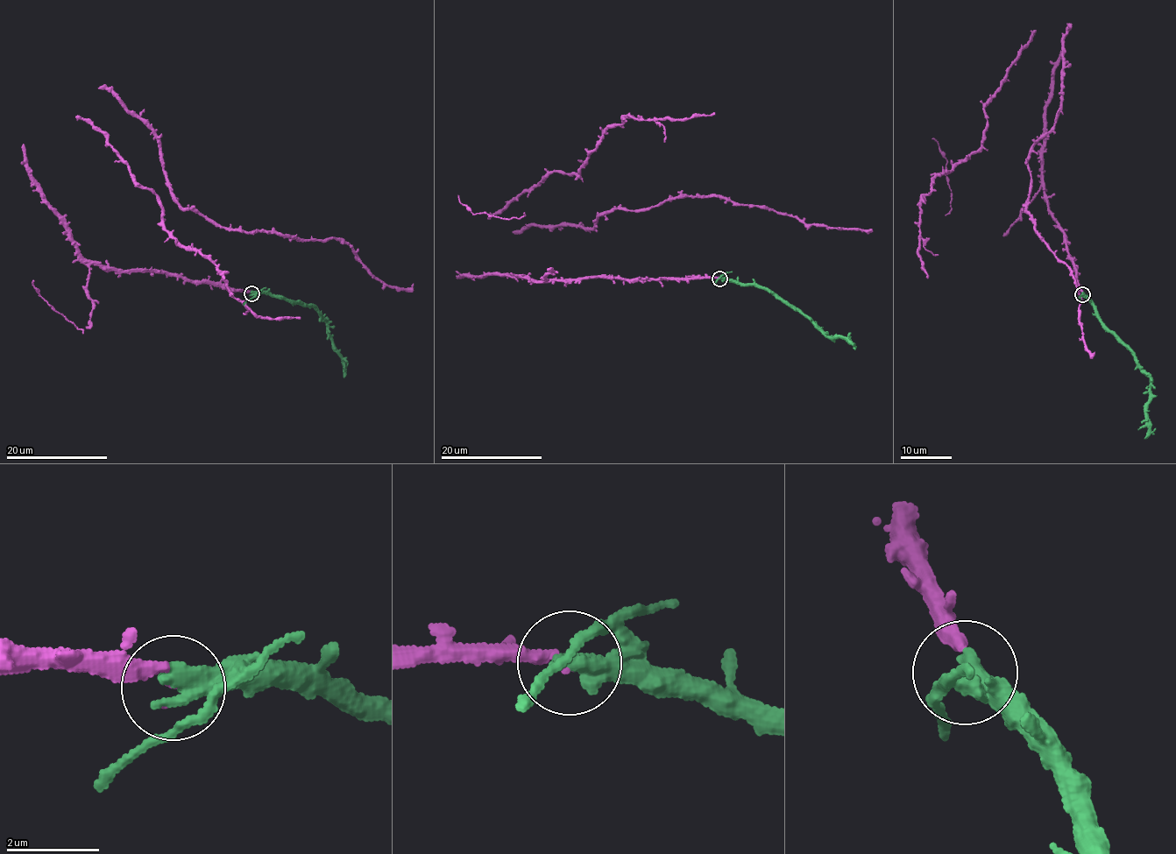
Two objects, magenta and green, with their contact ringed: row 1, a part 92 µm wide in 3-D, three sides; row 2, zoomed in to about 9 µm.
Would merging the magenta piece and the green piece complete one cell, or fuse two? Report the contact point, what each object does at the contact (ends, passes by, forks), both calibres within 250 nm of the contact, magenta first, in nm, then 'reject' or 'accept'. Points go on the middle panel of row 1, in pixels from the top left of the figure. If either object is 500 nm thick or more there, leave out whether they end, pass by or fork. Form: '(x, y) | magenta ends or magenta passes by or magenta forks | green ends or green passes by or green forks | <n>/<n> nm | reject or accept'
(719, 278) | 160/500 nm | accept

